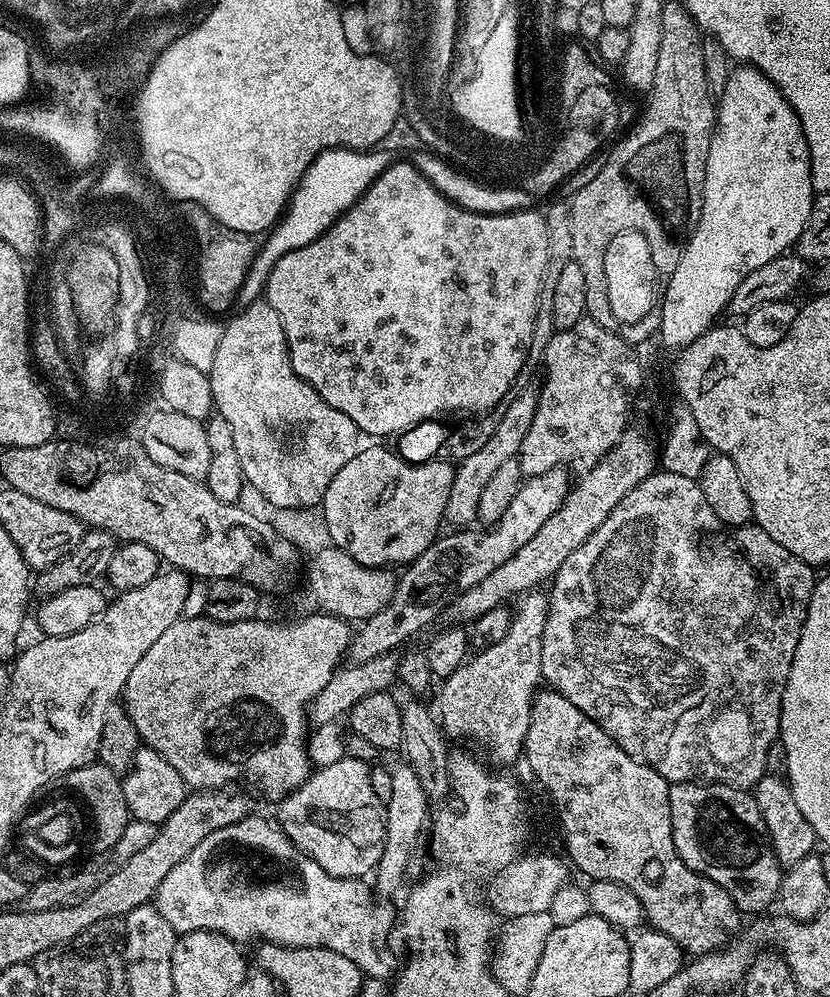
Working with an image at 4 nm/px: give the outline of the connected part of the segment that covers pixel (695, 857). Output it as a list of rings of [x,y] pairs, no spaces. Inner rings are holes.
[[[672,784],[668,789],[670,798],[670,822],[672,823],[672,841],[686,866],[722,886],[726,894],[735,902],[741,913],[760,912],[777,903],[780,895],[780,877],[782,866],[772,849],[772,839],[768,837],[766,822],[758,814],[756,797],[751,791],[731,788],[728,784]]]

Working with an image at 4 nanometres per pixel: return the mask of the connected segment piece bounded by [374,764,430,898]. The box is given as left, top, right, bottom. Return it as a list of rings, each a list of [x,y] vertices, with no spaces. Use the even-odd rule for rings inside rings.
[[[402,764],[392,768],[393,784],[390,790],[390,798],[385,801],[385,816],[387,833],[384,835],[384,850],[382,858],[374,869],[376,876],[375,891],[384,898],[396,893],[406,874],[408,863],[412,860],[412,851],[416,848],[416,839],[420,836],[420,831],[425,831],[430,820],[430,801],[418,774],[414,774],[411,767]]]

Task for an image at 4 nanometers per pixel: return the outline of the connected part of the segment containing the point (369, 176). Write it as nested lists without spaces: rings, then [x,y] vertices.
[[[330,148],[316,156],[292,189],[282,219],[265,235],[264,244],[246,274],[246,282],[242,282],[238,290],[235,307],[242,309],[261,299],[268,286],[270,270],[274,270],[278,258],[286,258],[290,250],[298,250],[317,240],[393,163],[393,153],[381,150]]]

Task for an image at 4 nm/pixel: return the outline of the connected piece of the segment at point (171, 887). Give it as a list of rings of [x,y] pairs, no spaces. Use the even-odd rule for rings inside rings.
[[[250,814],[202,838],[202,842],[198,842],[198,846],[194,846],[194,850],[190,850],[190,854],[182,858],[182,862],[178,862],[178,866],[174,866],[166,878],[162,878],[154,897],[154,907],[160,911],[162,918],[166,918],[166,922],[170,922],[178,934],[206,930],[221,932],[237,942],[252,940],[281,944],[284,948],[334,950],[334,954],[350,958],[350,962],[354,962],[354,966],[358,966],[365,977],[387,981],[398,968],[398,960],[396,964],[392,944],[388,941],[392,932],[394,936],[397,913],[392,913],[388,902],[377,899],[373,889],[364,885],[363,879],[351,880],[326,874],[326,870],[322,870],[314,858],[298,850],[294,842],[286,838],[283,830],[269,820]]]

